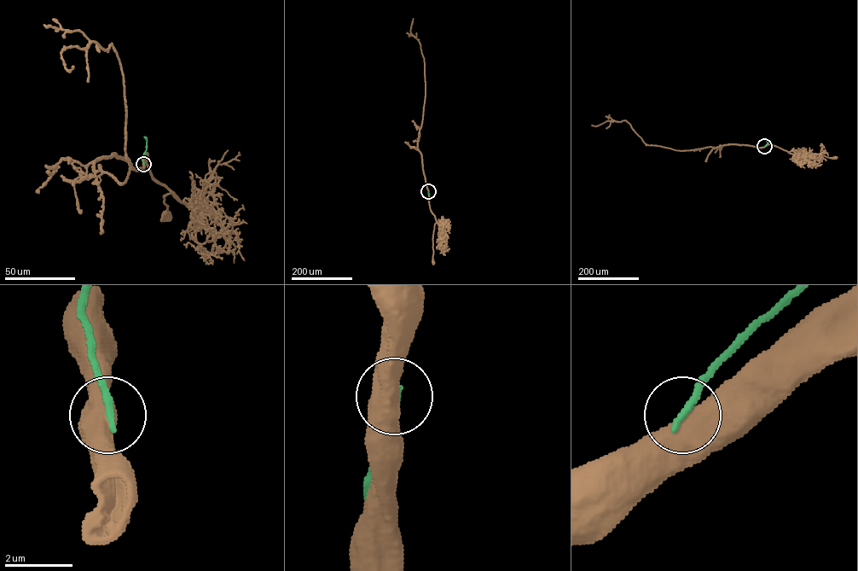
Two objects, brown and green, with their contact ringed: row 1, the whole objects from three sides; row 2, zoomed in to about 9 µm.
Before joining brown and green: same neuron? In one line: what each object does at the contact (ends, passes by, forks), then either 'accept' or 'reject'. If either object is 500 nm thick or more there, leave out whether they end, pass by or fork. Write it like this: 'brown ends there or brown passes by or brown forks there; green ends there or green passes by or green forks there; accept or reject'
reject

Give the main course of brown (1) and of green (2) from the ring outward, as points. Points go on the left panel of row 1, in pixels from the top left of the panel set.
1: (143, 164), (147, 154), (152, 176), (179, 200), (173, 193), (165, 195), (167, 212), (164, 216), (167, 216)
2: (143, 164), (147, 141), (144, 136)

